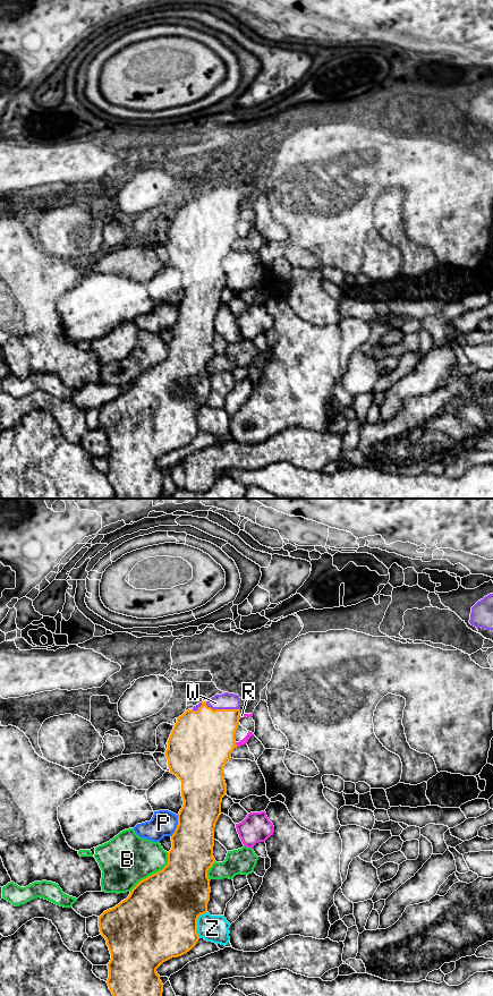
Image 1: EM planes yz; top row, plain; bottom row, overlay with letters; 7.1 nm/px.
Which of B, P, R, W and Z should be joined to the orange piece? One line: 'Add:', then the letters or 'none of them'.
Add: W

